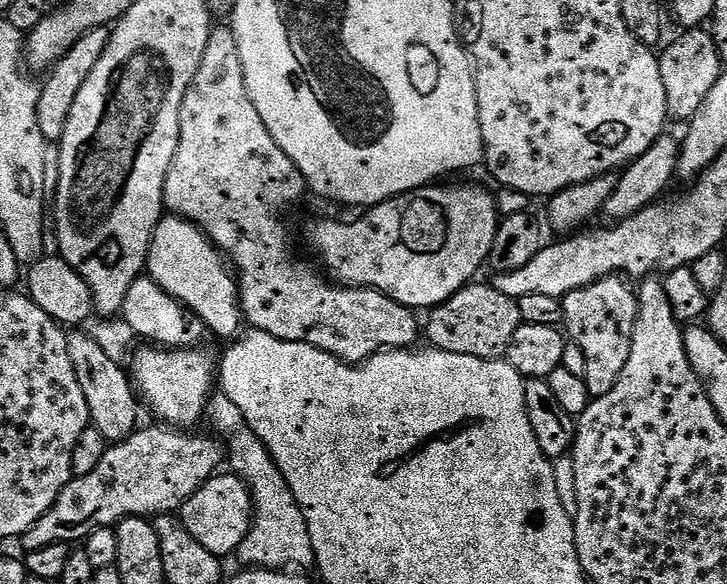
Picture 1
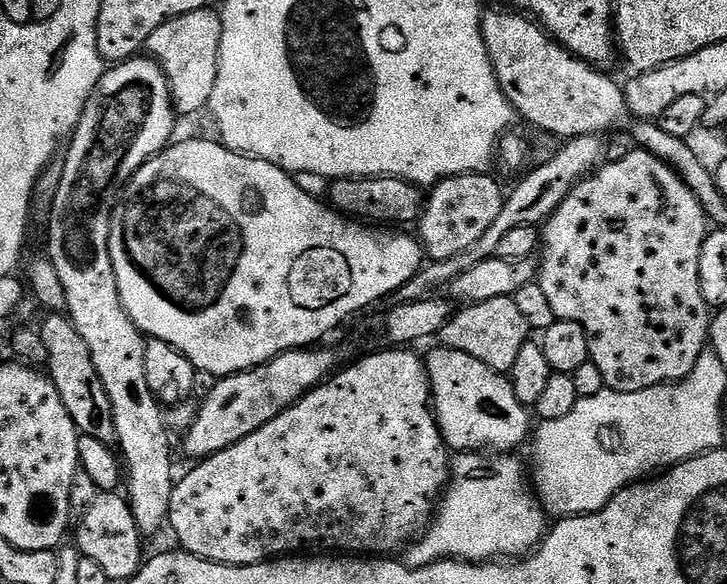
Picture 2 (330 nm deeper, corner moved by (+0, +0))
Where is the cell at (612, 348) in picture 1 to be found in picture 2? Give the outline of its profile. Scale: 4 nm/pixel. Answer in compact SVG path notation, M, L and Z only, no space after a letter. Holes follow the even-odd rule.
M635 150L629 156L616 160L613 164L605 163L597 167L587 178L580 181L572 192L558 205L555 212L542 225L542 251L538 256L538 282L550 301L556 319L578 322L586 330L588 359L598 366L604 379L604 386L615 392L644 392L659 384L674 384L686 379L694 370L698 358L710 344L710 305L702 294L702 282L698 274L698 262L702 254L704 238L710 231L710 221L704 214L700 200L686 186L676 169L662 162L654 154Z

